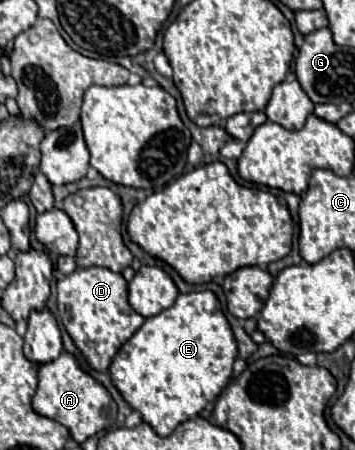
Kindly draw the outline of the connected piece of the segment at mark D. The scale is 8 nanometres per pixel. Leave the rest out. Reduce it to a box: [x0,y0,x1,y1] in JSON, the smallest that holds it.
[58,268,144,372]

